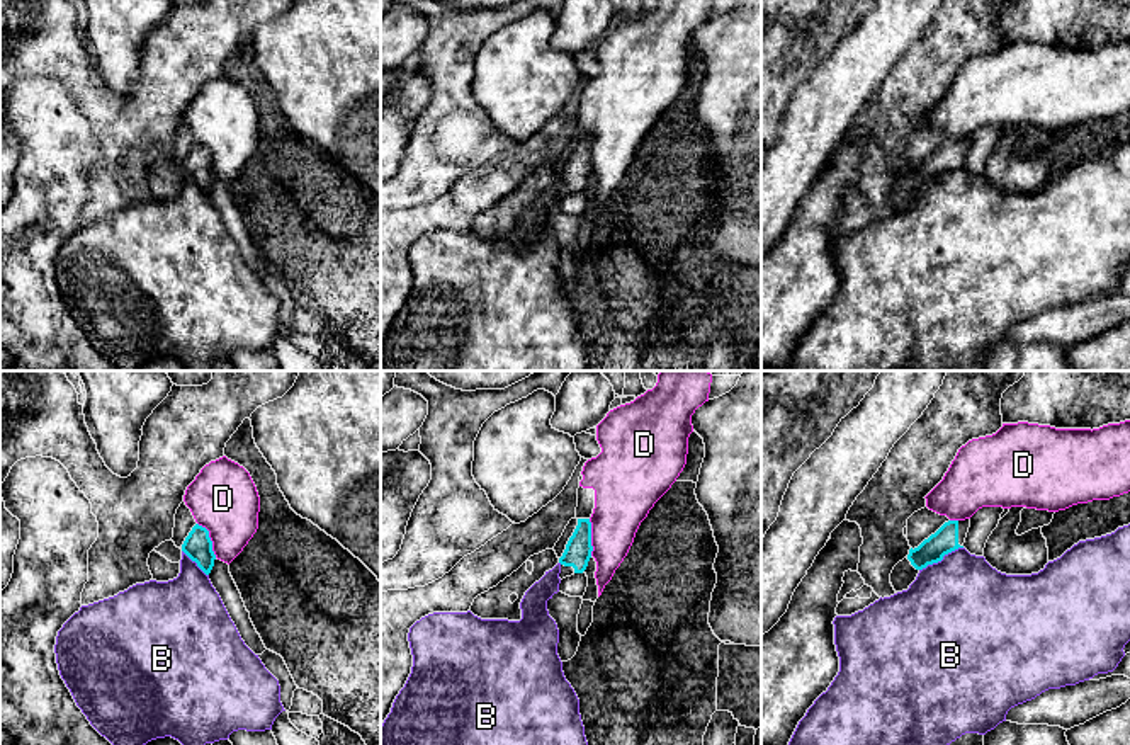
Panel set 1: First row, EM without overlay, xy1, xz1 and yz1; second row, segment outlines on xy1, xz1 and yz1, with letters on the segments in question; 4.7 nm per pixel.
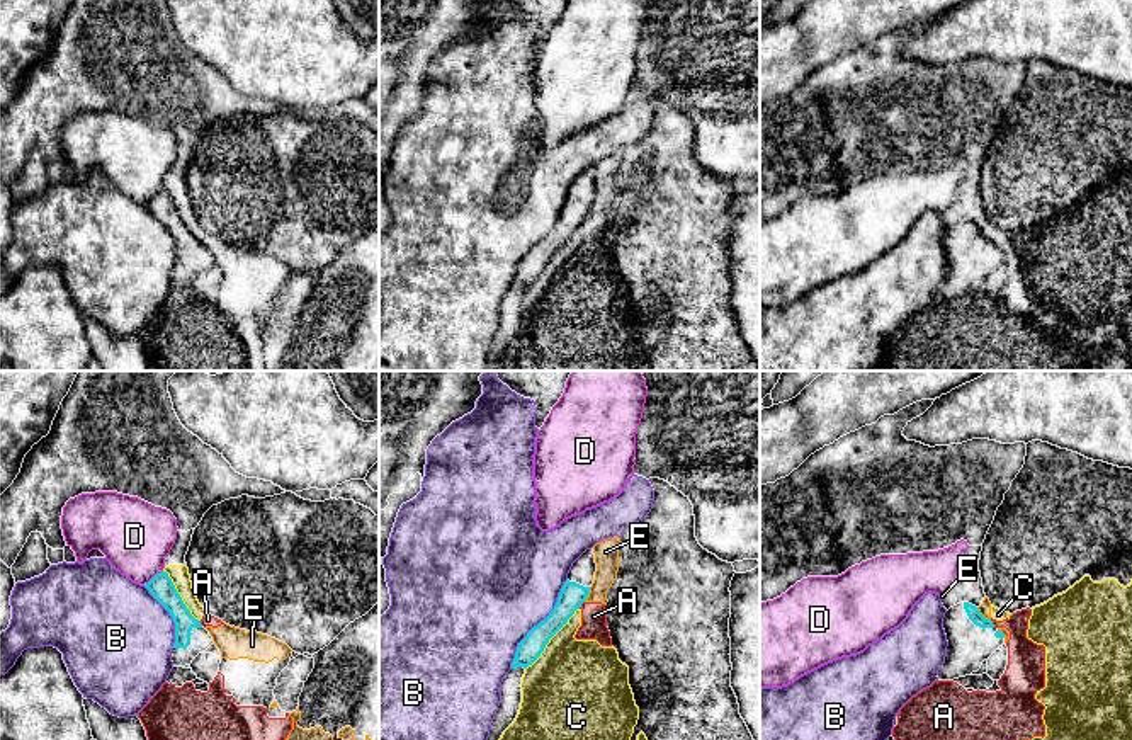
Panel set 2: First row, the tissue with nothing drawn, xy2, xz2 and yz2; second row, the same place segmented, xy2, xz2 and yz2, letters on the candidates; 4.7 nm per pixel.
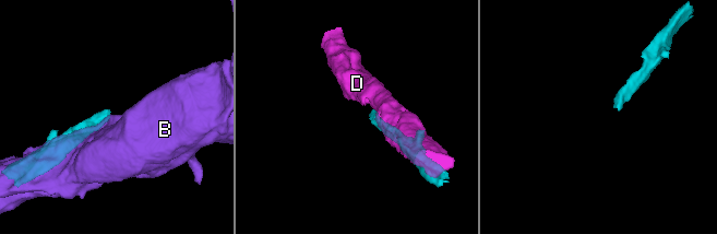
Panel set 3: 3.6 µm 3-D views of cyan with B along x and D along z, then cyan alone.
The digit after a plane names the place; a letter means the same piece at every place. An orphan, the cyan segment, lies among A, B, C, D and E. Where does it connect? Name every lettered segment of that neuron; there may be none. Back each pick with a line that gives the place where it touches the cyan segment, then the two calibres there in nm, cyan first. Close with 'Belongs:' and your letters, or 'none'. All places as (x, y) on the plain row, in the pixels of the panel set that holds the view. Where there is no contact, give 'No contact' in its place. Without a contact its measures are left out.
Belongs: none

